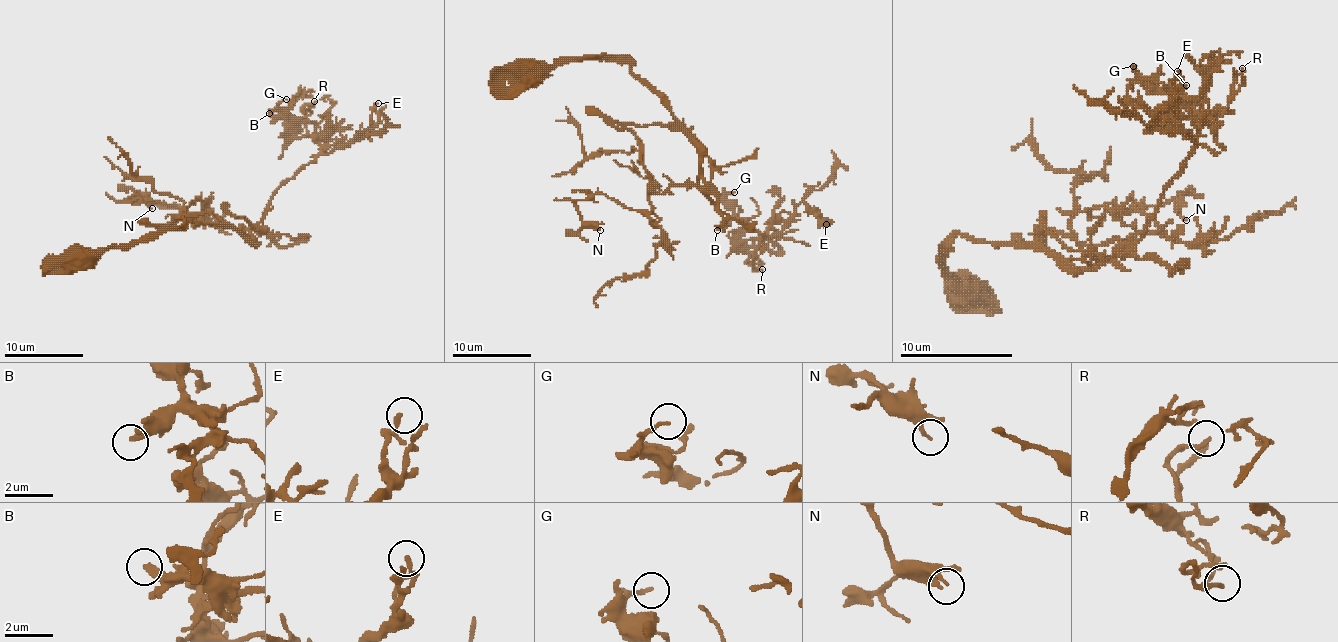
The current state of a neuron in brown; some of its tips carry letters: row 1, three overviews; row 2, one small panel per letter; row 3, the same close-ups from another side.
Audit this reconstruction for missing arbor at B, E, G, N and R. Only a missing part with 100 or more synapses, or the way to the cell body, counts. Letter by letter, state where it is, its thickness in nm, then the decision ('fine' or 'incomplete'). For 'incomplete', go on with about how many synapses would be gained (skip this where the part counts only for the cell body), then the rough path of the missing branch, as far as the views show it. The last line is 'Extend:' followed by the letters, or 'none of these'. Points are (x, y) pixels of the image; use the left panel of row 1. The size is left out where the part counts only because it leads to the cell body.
B: place (269, 113); calibre 280 nm; fine
E: place (378, 103); calibre 120 nm; fine
G: place (286, 99); calibre 140 nm; fine
N: place (152, 208); calibre 150 nm; fine
R: place (314, 101); calibre 200 nm; fine
Extend: none of these

